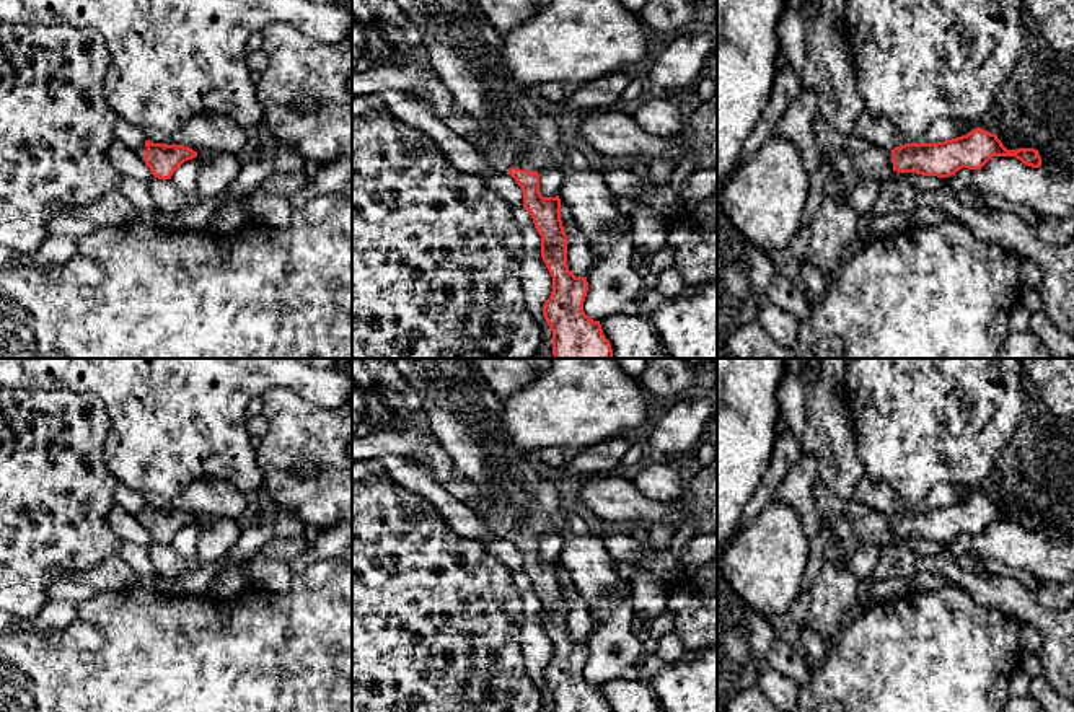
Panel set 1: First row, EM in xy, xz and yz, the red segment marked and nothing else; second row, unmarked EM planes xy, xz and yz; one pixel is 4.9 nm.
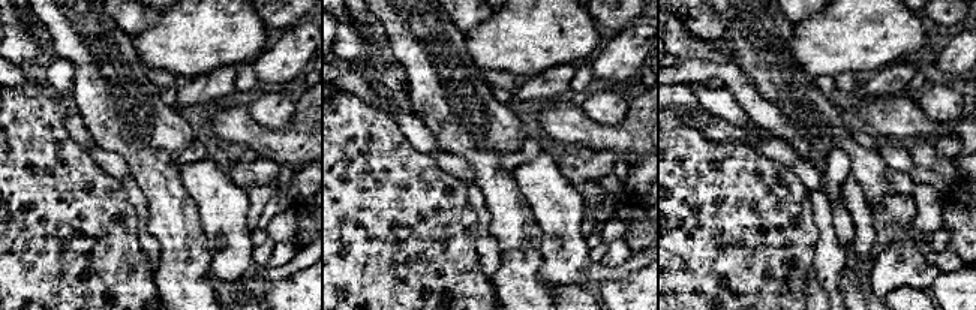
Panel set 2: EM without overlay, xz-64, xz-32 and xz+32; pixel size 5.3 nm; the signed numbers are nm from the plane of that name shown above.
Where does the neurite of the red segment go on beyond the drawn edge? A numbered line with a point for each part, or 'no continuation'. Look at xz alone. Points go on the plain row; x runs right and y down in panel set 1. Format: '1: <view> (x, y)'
1: xz (458, 406)

